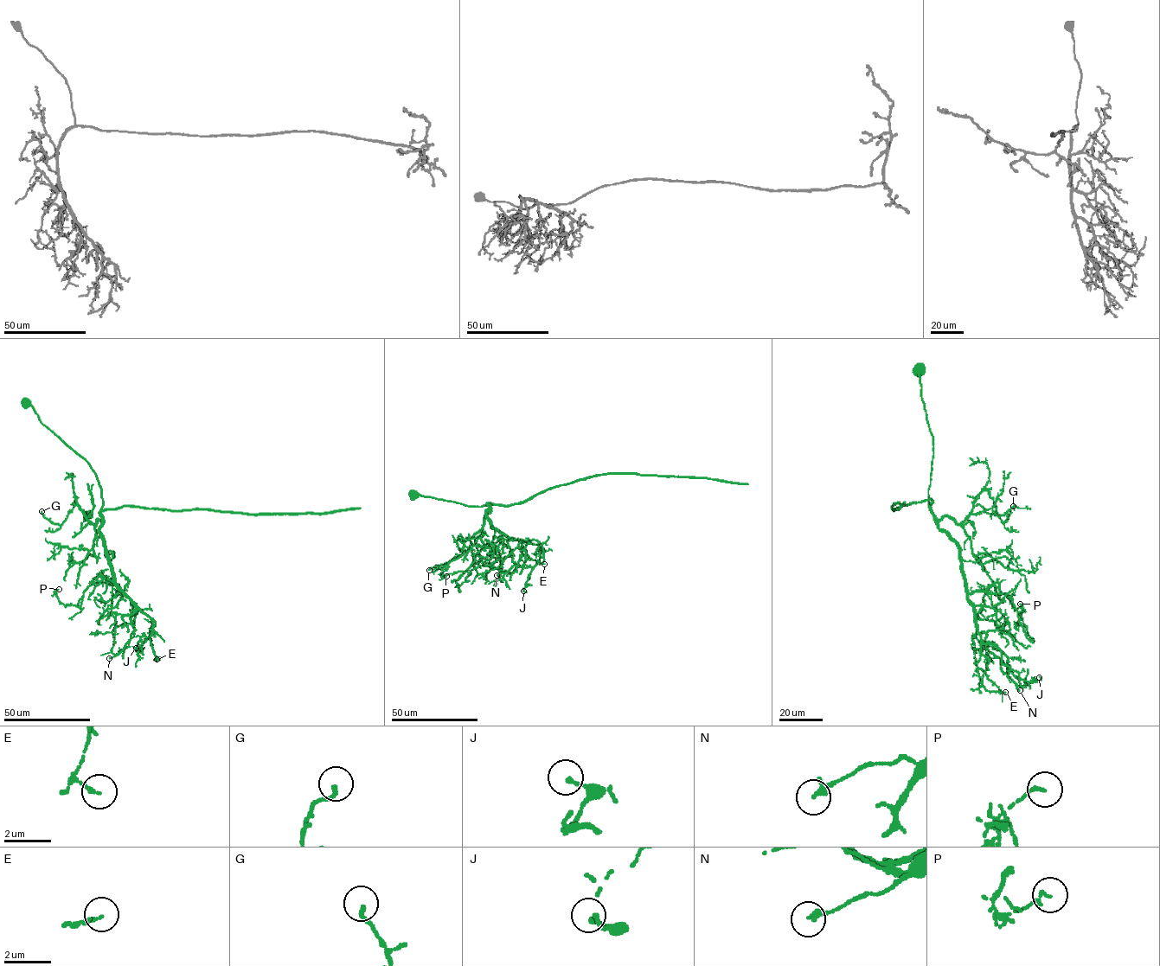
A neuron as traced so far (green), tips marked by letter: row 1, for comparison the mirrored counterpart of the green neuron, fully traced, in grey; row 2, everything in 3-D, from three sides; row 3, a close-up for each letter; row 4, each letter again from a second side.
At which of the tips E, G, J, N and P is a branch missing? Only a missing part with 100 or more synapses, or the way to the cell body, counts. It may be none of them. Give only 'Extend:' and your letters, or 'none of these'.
Extend: none of these

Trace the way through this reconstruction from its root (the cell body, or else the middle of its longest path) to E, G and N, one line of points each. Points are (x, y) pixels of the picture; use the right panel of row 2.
E: (918, 369), (933, 439), (929, 503), (938, 527), (958, 546), (966, 597), (987, 660), (982, 684), (1005, 692)
G: (918, 369), (933, 439), (928, 489), (932, 513), (960, 524), (983, 489), (1003, 523), (1013, 506)
N: (918, 369), (933, 439), (932, 513), (958, 546), (977, 630), (986, 635), (986, 648), (1020, 690)

